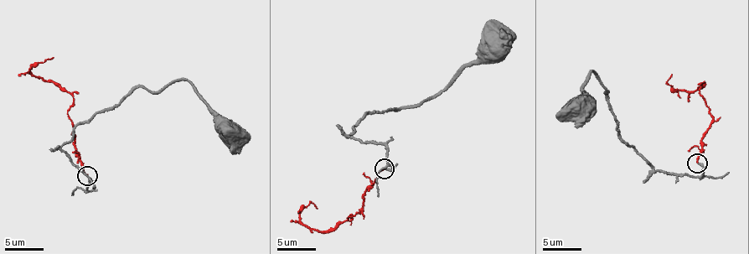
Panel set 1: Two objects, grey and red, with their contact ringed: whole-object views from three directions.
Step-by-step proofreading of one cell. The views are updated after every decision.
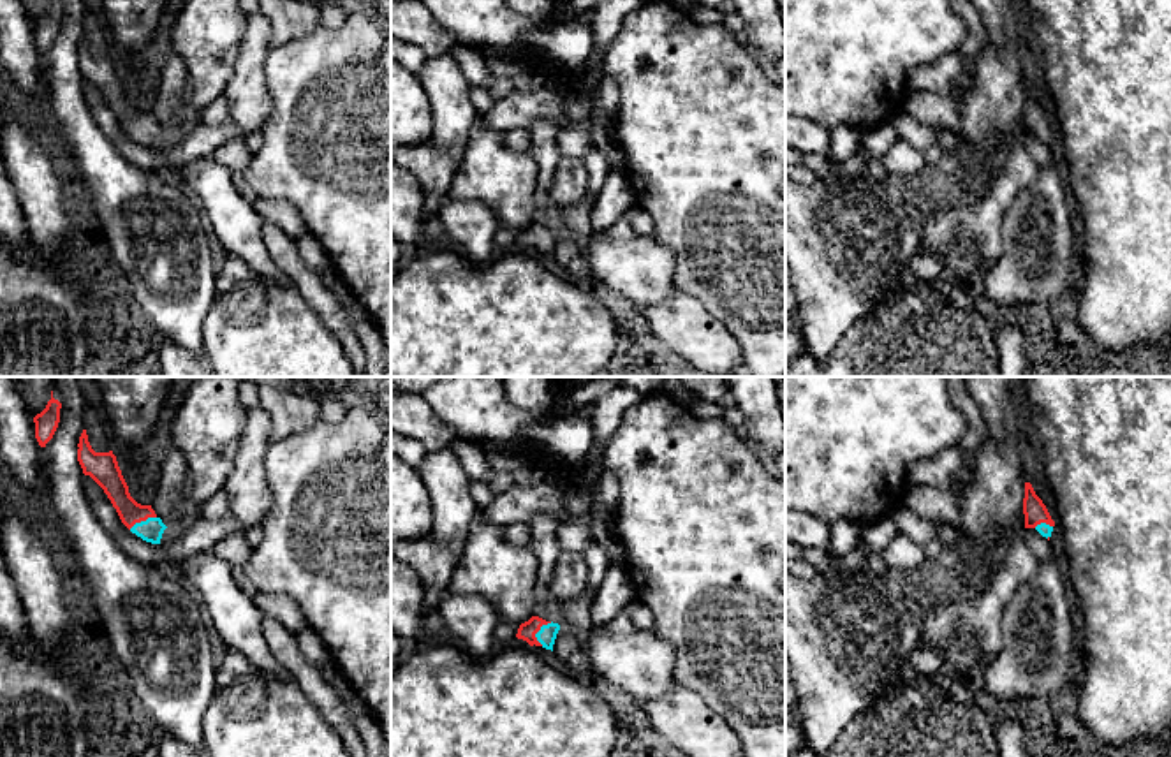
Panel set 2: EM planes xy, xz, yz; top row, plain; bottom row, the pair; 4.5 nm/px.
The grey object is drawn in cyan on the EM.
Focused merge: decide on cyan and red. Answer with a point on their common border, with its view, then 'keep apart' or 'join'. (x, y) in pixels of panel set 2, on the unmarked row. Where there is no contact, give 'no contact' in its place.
xz (539, 236) | join

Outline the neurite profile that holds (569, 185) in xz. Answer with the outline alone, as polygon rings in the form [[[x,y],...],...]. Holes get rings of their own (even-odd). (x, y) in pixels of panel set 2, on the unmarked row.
[[[562,157],[549,188],[555,208],[569,208],[581,201],[588,190],[588,173],[583,158]]]

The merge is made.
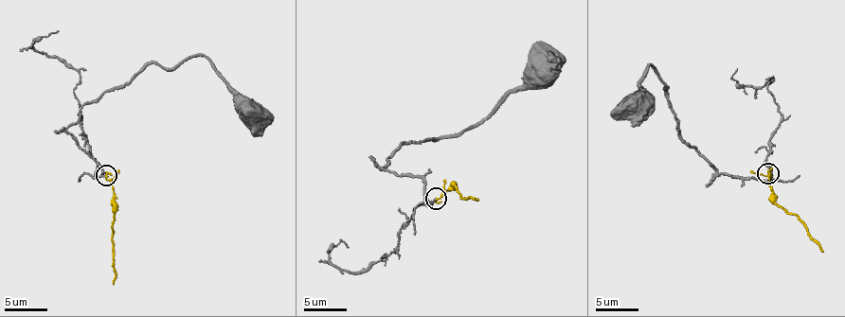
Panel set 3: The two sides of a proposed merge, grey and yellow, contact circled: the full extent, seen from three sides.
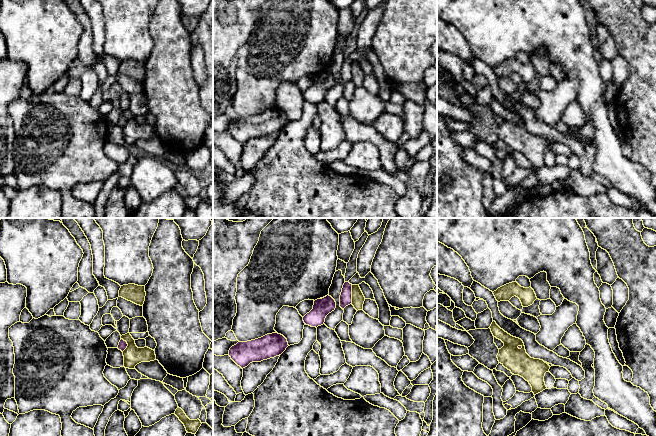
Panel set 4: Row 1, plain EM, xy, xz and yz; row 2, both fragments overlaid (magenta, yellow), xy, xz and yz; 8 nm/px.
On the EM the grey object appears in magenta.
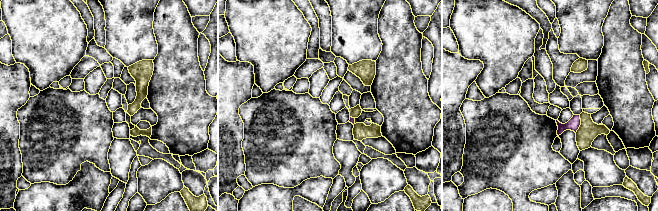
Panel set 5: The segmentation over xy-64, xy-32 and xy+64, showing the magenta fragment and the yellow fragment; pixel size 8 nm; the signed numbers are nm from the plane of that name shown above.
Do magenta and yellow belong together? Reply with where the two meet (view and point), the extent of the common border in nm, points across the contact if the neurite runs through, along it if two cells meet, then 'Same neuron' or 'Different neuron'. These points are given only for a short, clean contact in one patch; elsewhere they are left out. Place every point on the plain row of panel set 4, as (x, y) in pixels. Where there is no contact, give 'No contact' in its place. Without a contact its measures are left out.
Touches magenta at xz (351, 70). Shared border 150 nm. Boundary: xz (351, 61), (352, 79). Different neuron

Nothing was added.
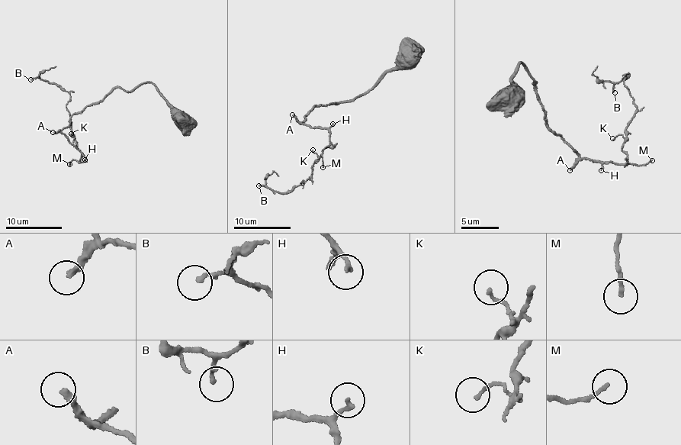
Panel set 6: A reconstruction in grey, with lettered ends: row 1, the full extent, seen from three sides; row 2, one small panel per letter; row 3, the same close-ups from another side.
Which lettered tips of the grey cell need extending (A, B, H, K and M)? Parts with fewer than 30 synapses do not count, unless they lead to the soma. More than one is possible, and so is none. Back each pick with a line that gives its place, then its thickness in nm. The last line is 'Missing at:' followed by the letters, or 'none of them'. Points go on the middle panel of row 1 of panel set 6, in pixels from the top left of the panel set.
A: at (292, 114); 240 nm thick
H: at (332, 124); 160 nm thick
Missing at: A, H

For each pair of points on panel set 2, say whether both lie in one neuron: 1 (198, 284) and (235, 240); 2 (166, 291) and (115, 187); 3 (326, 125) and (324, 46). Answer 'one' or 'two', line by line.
1: two
2: one
3: one

